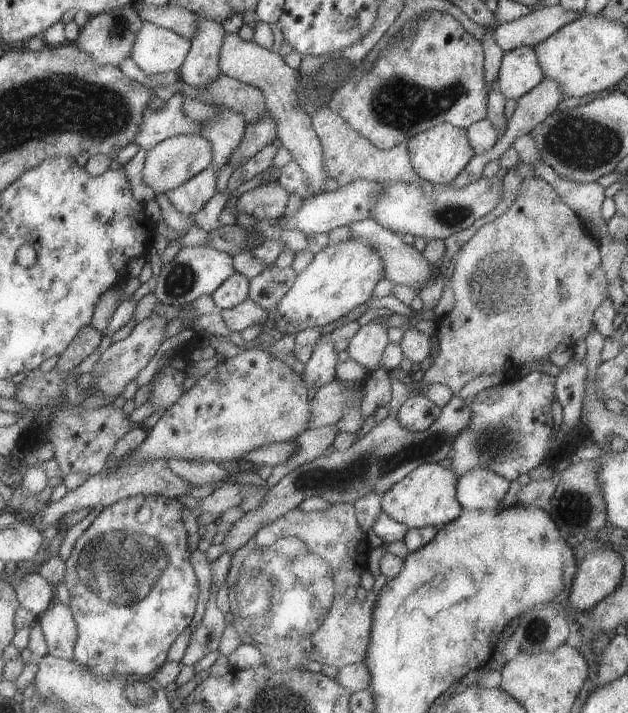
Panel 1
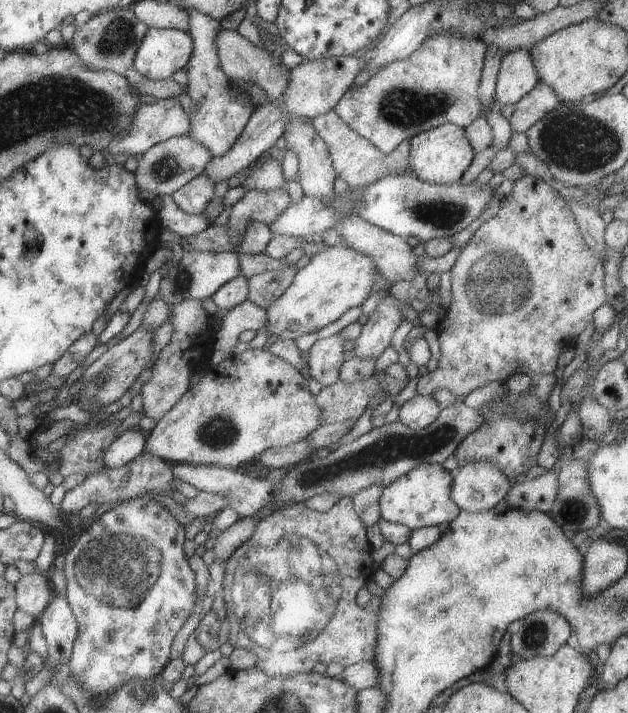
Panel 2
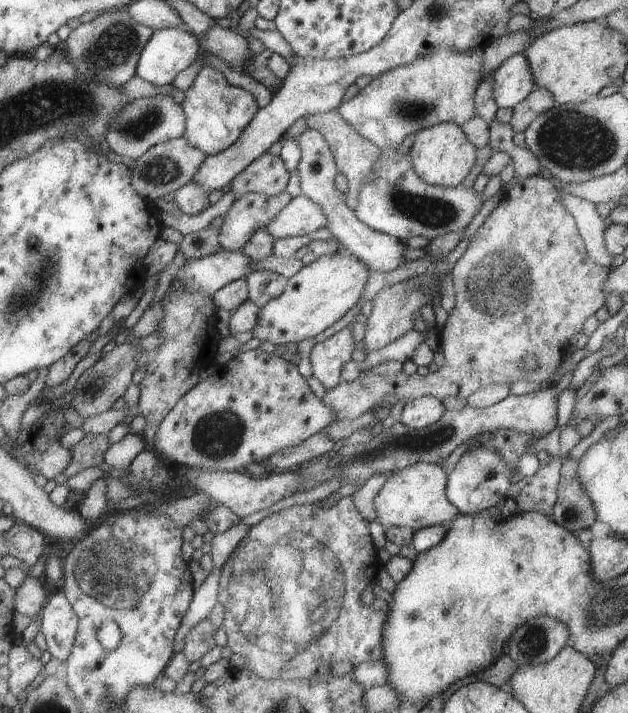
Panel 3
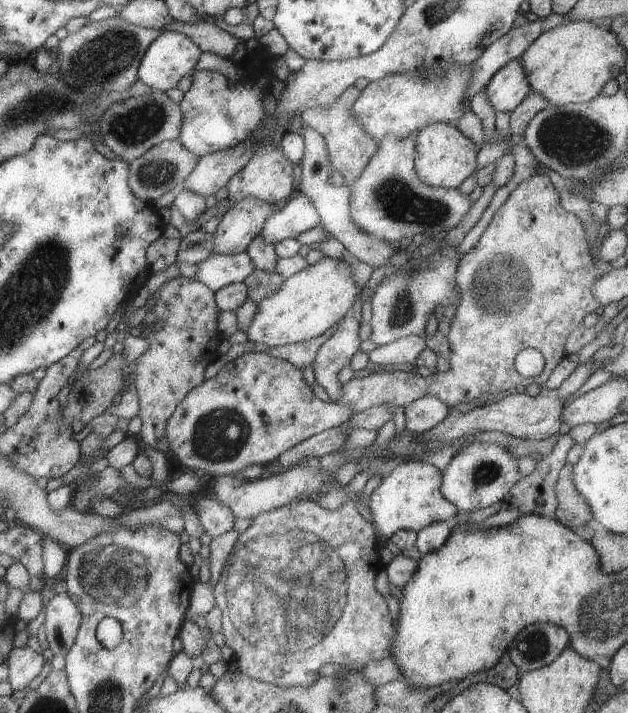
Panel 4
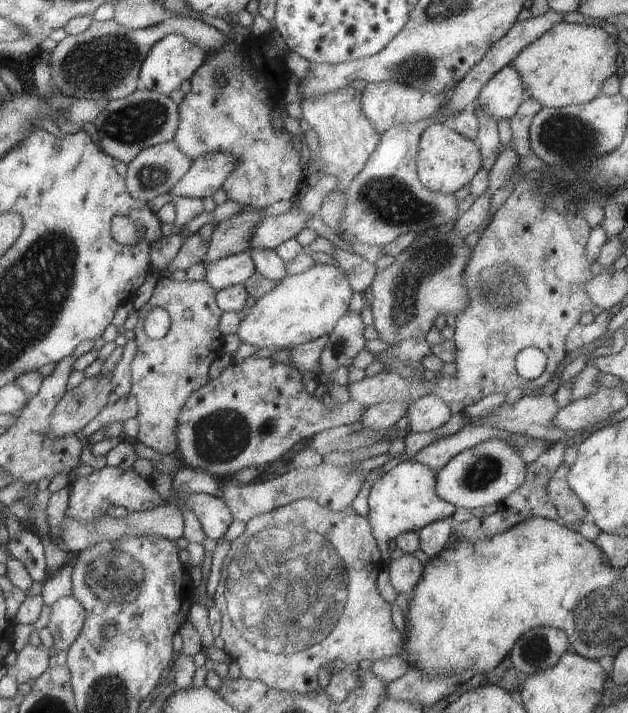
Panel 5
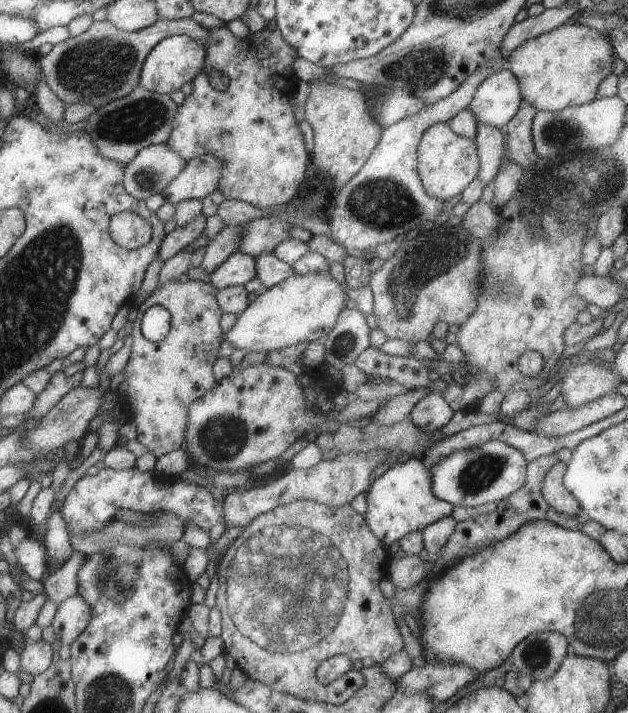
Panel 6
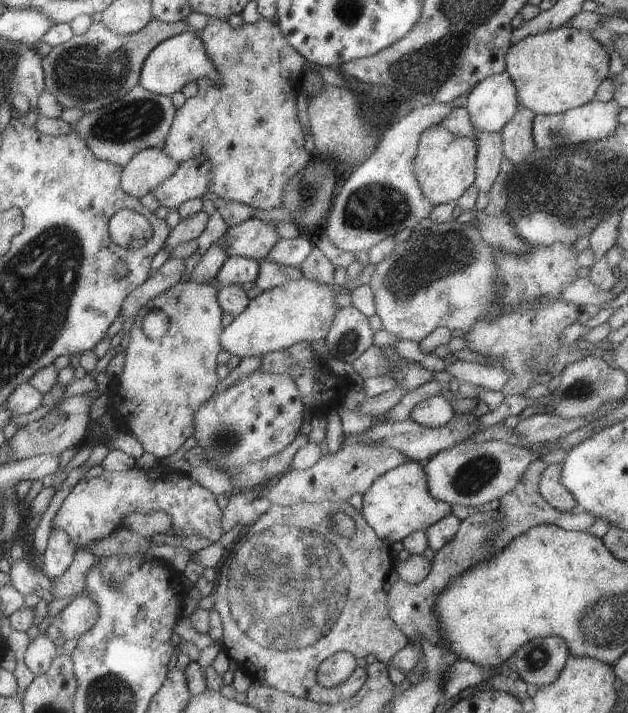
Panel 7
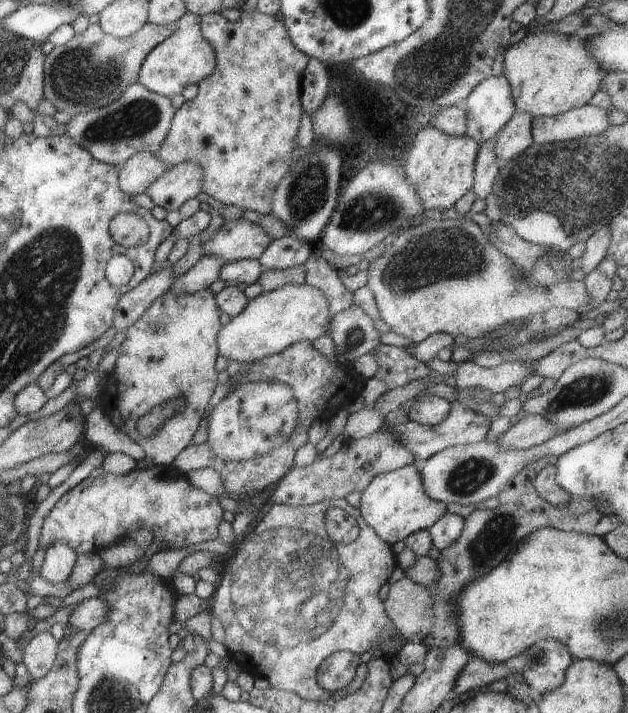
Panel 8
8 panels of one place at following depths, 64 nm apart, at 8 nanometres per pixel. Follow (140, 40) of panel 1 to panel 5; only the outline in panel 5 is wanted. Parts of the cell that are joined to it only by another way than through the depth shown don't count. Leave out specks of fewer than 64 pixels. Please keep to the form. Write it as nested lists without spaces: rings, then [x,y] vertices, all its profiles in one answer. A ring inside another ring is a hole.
[[[178,34],[163,36],[146,55],[139,72],[140,85],[148,90],[169,95],[182,86],[184,80],[191,80],[194,72],[204,64],[207,52],[198,48],[191,40]]]

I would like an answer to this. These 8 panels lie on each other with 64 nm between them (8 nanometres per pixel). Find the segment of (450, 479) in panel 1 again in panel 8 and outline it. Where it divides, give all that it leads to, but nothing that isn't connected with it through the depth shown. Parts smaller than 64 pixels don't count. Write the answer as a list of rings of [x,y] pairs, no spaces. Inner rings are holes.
[[[414,463],[375,476],[361,494],[359,509],[363,519],[368,526],[374,528],[384,542],[391,545],[400,540],[404,541],[407,536],[415,532],[429,529],[439,518],[449,512],[447,503],[434,500],[426,494],[422,476]]]

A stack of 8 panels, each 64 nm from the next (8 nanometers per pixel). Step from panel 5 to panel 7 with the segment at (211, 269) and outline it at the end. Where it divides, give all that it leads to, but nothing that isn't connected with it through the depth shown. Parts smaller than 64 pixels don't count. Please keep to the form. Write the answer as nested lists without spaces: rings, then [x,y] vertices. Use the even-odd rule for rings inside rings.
[[[229,256],[222,268],[216,274],[216,278],[222,287],[228,285],[240,285],[255,282],[258,278],[260,264],[256,259],[242,256]]]

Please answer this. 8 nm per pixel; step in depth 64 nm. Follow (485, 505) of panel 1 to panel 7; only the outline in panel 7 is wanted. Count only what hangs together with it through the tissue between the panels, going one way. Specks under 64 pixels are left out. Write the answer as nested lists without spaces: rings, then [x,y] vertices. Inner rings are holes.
[[[490,440],[478,444],[458,442],[449,449],[437,452],[432,458],[425,460],[422,466],[428,480],[428,490],[434,498],[451,505],[475,507],[499,500],[512,492],[530,462],[540,456],[536,448],[528,450],[504,441]]]

